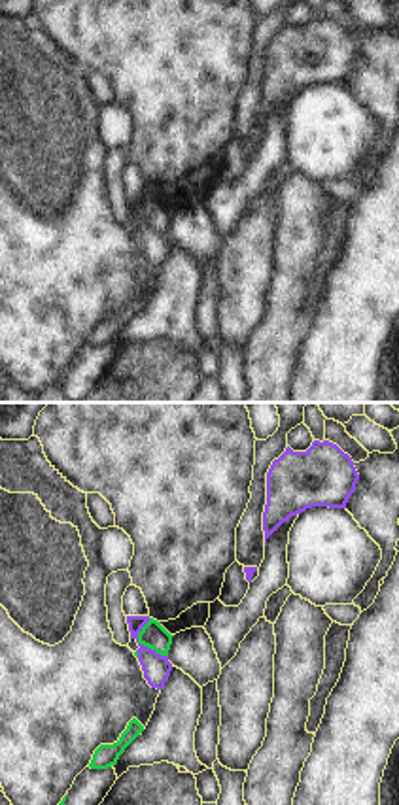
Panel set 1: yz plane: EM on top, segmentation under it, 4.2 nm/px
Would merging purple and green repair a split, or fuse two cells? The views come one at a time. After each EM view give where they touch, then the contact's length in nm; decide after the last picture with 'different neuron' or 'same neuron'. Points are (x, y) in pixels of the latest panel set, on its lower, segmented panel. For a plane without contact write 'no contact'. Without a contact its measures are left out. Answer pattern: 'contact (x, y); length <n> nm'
contact (142, 645); length 190 nm

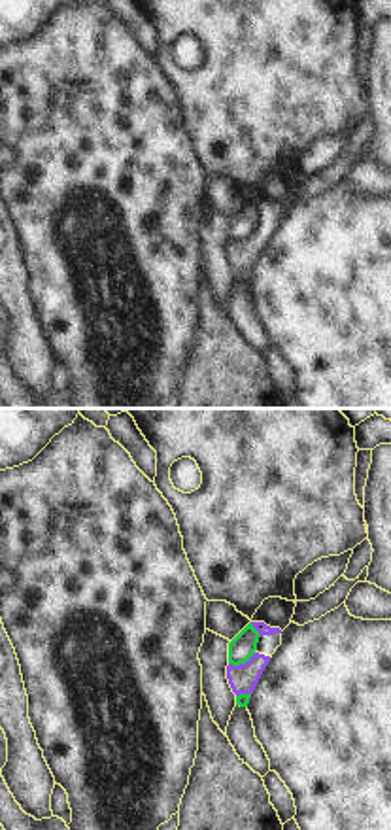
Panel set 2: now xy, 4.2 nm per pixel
contact (242, 664); length 130 nm

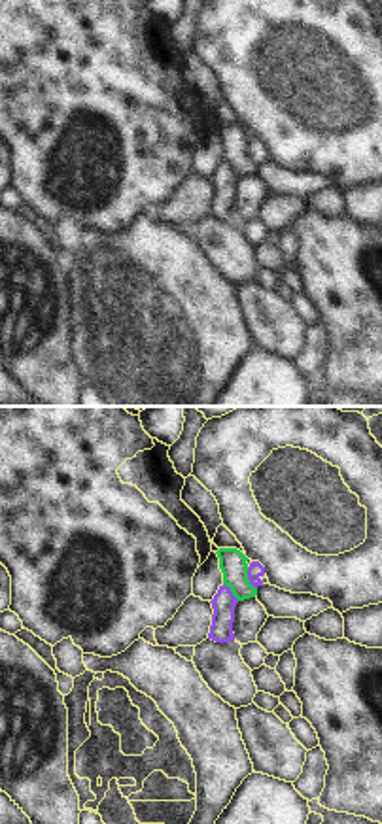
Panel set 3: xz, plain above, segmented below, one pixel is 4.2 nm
contact (248, 579); length 100 nm

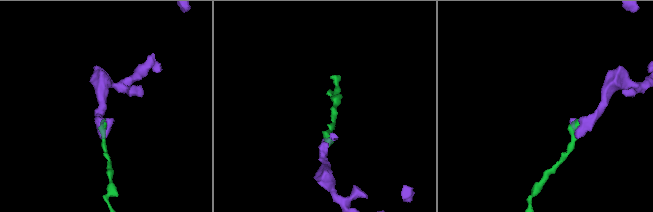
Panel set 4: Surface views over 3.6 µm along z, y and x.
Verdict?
different neuron

